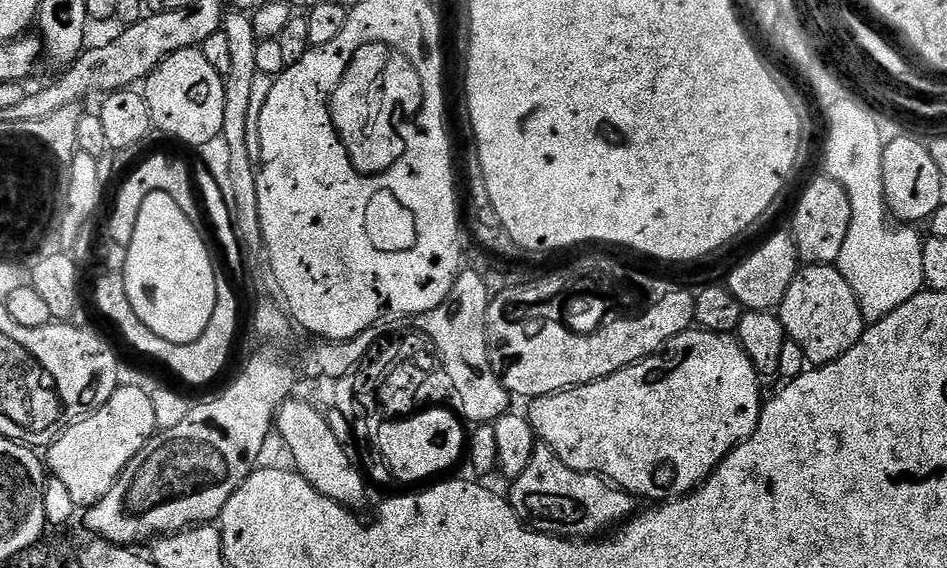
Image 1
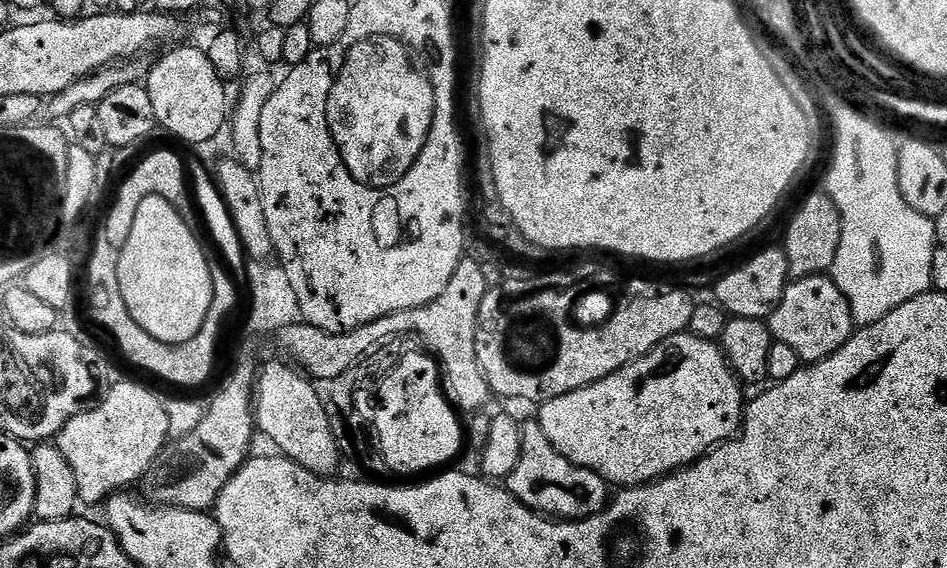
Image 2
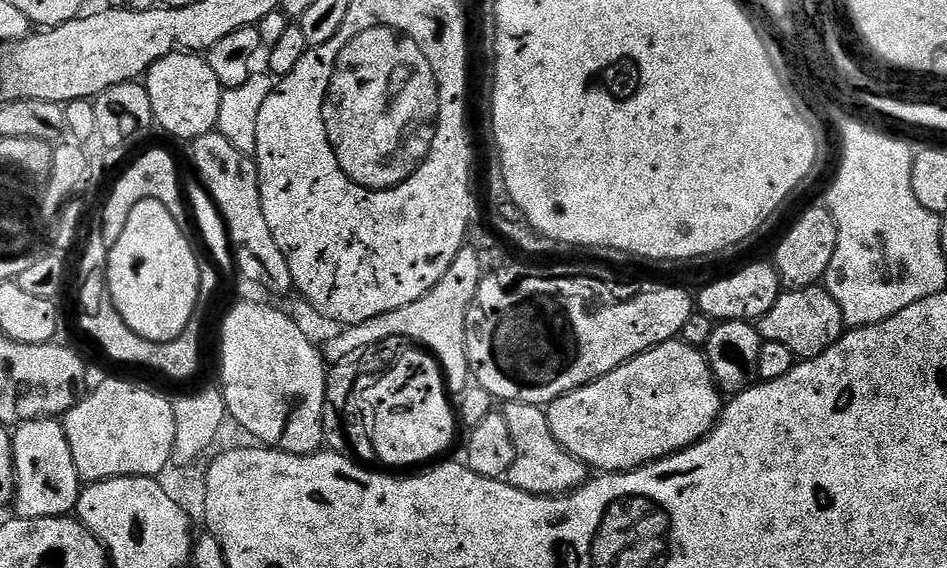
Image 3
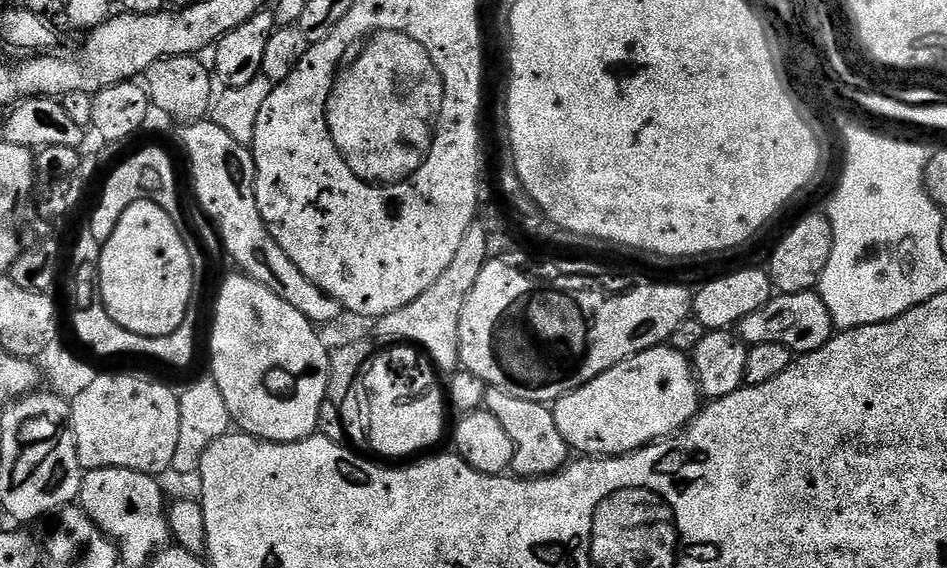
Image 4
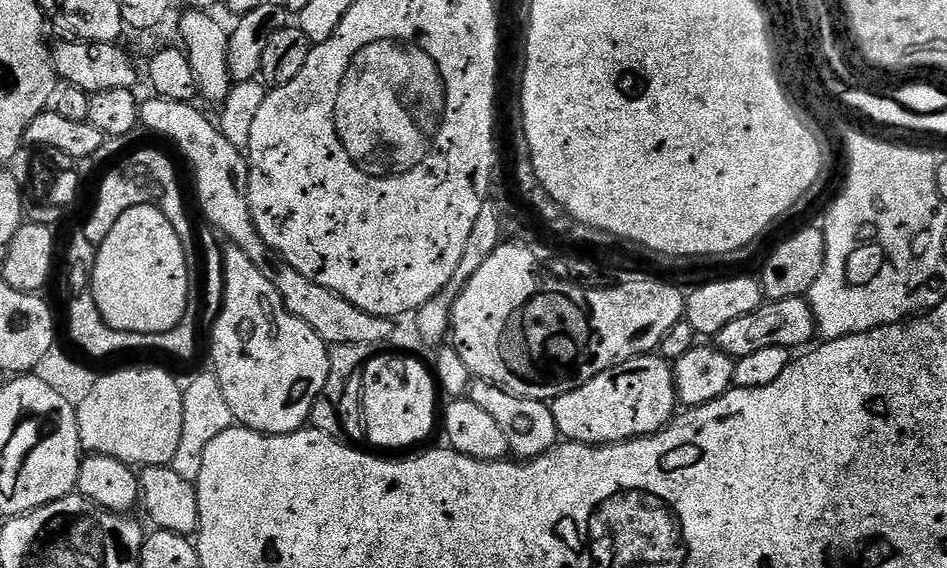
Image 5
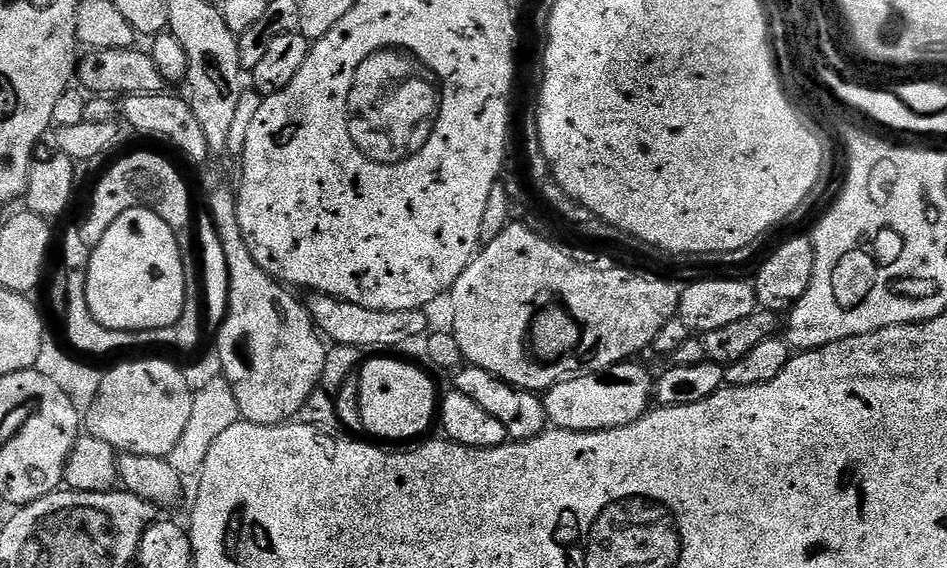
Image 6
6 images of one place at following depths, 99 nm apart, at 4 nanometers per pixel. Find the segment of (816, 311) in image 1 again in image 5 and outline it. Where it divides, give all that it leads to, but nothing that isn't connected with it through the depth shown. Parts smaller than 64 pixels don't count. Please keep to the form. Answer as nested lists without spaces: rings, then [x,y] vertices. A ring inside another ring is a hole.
[[[795,296],[785,300],[768,300],[761,304],[756,312],[742,314],[742,318],[734,318],[734,322],[729,322],[728,325],[722,326],[722,330],[718,330],[718,334],[714,337],[714,344],[715,347],[722,349],[723,352],[737,361],[746,358],[746,354],[766,350],[769,346],[800,350],[811,345],[813,343],[813,341],[811,342],[812,336],[816,335],[816,319],[811,306],[805,297]]]

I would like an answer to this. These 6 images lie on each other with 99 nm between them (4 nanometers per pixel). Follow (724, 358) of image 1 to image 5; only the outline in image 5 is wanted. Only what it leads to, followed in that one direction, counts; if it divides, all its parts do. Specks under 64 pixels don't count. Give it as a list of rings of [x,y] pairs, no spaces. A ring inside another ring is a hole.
[[[659,354],[635,356],[562,394],[550,407],[560,436],[574,444],[603,446],[655,436],[678,412],[674,368]]]

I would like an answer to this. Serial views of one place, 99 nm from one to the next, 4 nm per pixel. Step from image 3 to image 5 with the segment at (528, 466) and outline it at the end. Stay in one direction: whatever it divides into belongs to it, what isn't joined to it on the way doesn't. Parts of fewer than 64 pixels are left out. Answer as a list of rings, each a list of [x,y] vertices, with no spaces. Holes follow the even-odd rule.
[[[473,379],[468,387],[467,399],[472,400],[474,406],[482,406],[482,410],[486,410],[486,414],[491,414],[498,422],[498,426],[506,433],[508,451],[517,461],[533,460],[556,447],[560,431],[554,422],[551,407],[545,401],[516,396],[497,384],[478,379]]]

